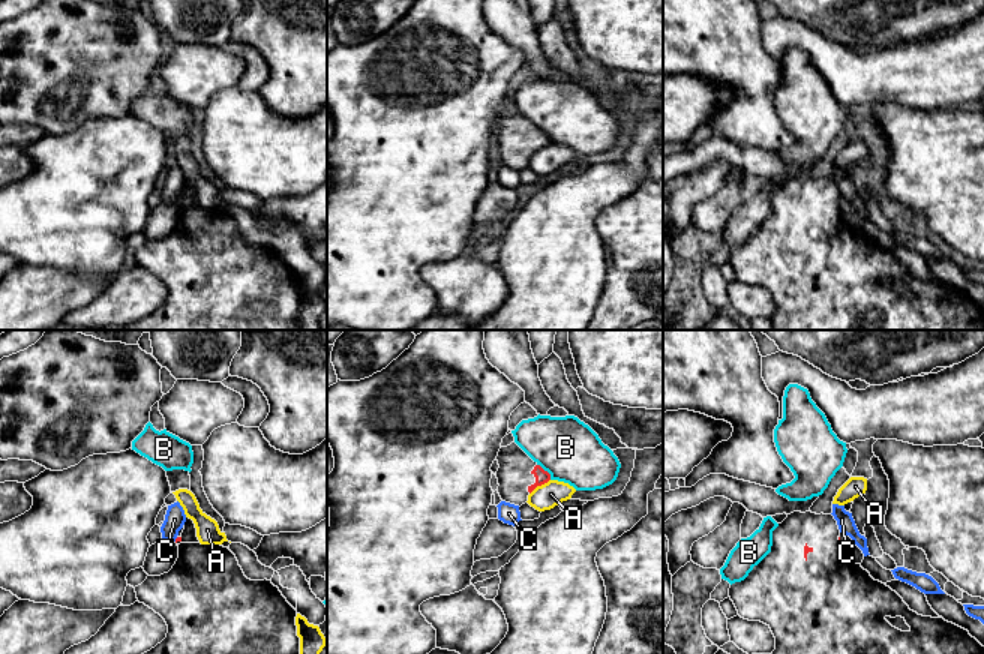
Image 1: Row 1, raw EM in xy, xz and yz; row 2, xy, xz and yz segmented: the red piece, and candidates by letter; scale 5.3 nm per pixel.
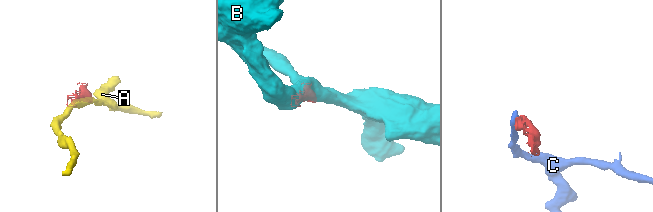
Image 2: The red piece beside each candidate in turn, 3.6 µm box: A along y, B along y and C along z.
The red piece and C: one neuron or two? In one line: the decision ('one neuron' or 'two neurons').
two neurons

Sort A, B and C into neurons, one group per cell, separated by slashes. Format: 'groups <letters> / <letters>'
groups A / B / C

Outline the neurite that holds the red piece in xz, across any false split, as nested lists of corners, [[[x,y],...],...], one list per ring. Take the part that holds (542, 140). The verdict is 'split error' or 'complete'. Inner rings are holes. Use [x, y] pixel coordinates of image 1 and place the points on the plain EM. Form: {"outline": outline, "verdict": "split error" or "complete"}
{"outline": [[[516,106],[501,111],[498,124],[498,158],[502,165],[522,170],[528,159],[550,144],[550,138],[534,126]]], "verdict": "split error"}

